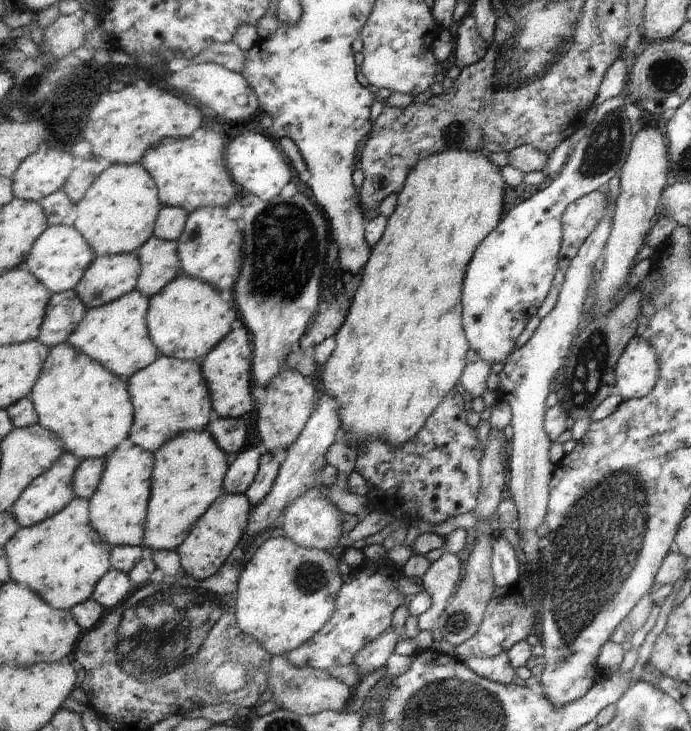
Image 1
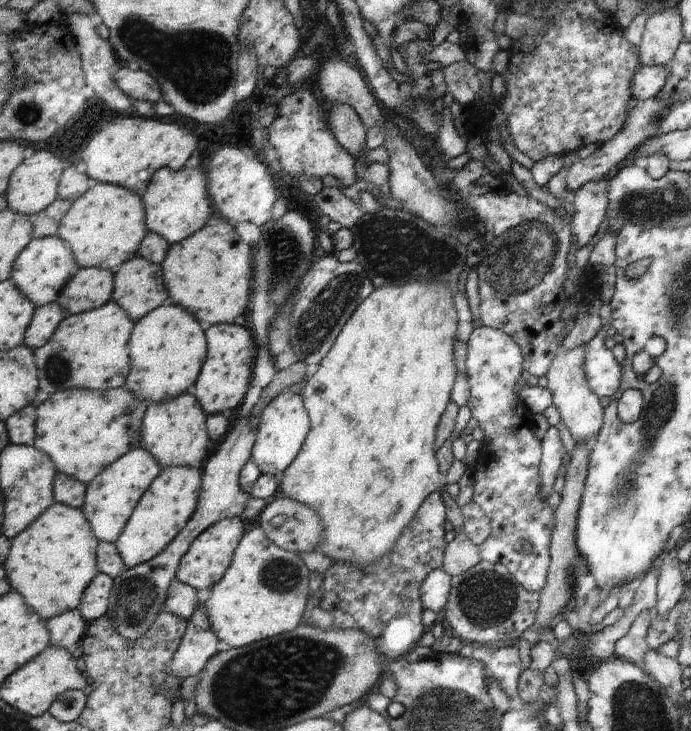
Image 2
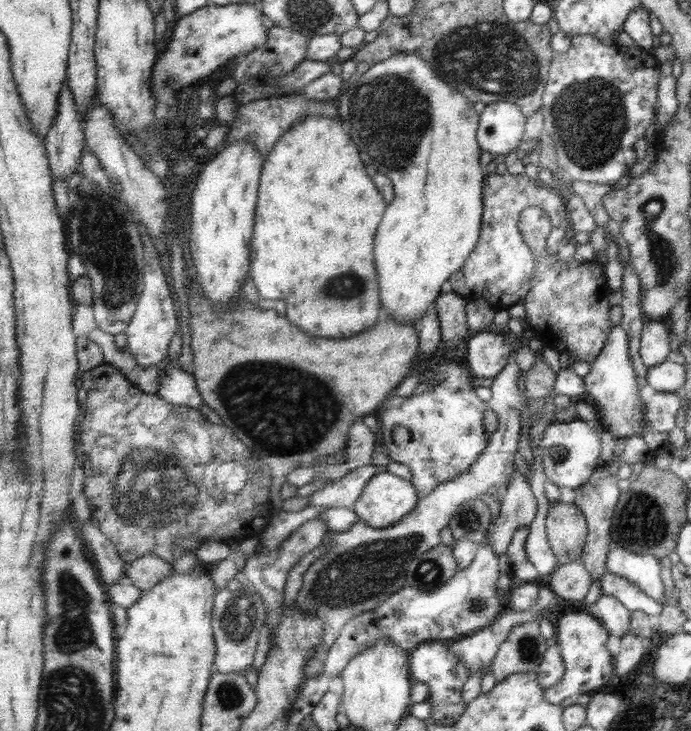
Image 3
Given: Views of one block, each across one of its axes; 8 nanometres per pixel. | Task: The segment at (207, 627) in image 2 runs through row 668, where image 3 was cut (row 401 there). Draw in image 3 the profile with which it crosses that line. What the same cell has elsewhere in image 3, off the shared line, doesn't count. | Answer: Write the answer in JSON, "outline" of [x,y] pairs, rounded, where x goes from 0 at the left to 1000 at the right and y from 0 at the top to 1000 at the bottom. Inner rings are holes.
{"outline":[[[262,502],[240,506],[233,516],[229,539],[242,546],[242,550],[253,551],[256,555],[274,554],[291,558],[297,553],[284,517],[279,512],[265,508]]]}

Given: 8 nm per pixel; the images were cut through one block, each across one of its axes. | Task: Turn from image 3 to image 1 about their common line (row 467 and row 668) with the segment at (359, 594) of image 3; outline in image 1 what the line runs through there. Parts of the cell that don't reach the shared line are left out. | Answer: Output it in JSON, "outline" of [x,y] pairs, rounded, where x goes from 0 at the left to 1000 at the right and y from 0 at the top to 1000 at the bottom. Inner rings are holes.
{"outline":[[[734,893],[711,900],[682,899],[680,902],[670,903],[670,906],[685,919],[692,919],[693,925],[699,925],[705,930],[732,937],[755,937],[755,932],[748,925],[745,914],[740,911],[740,902],[734,897]]]}

